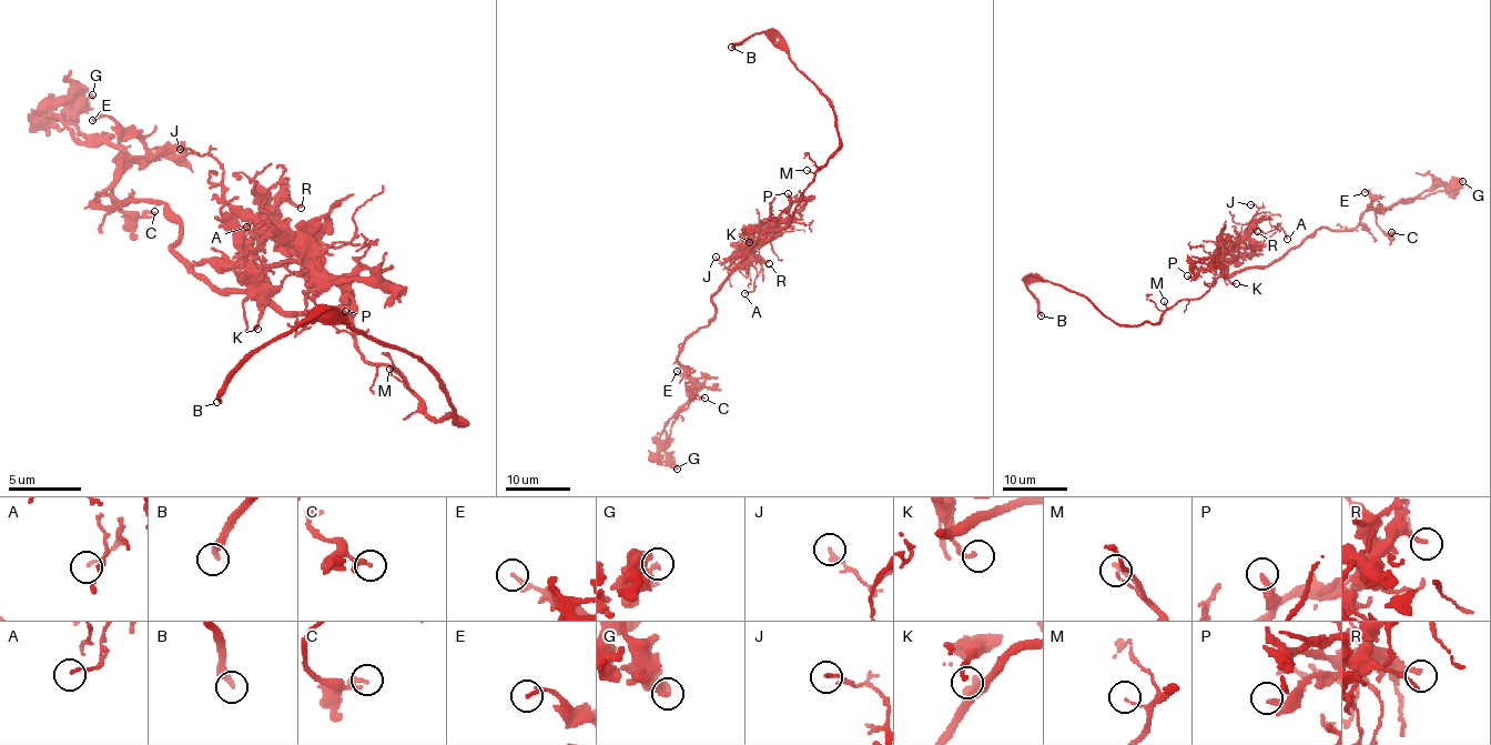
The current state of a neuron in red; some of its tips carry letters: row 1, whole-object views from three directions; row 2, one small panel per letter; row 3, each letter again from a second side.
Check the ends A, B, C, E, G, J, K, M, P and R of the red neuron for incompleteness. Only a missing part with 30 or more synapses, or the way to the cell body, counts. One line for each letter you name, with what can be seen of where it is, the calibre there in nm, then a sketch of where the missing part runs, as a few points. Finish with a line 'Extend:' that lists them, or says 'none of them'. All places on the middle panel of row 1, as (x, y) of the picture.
B: at (731, 47); 340 nm thick
Extend: B

